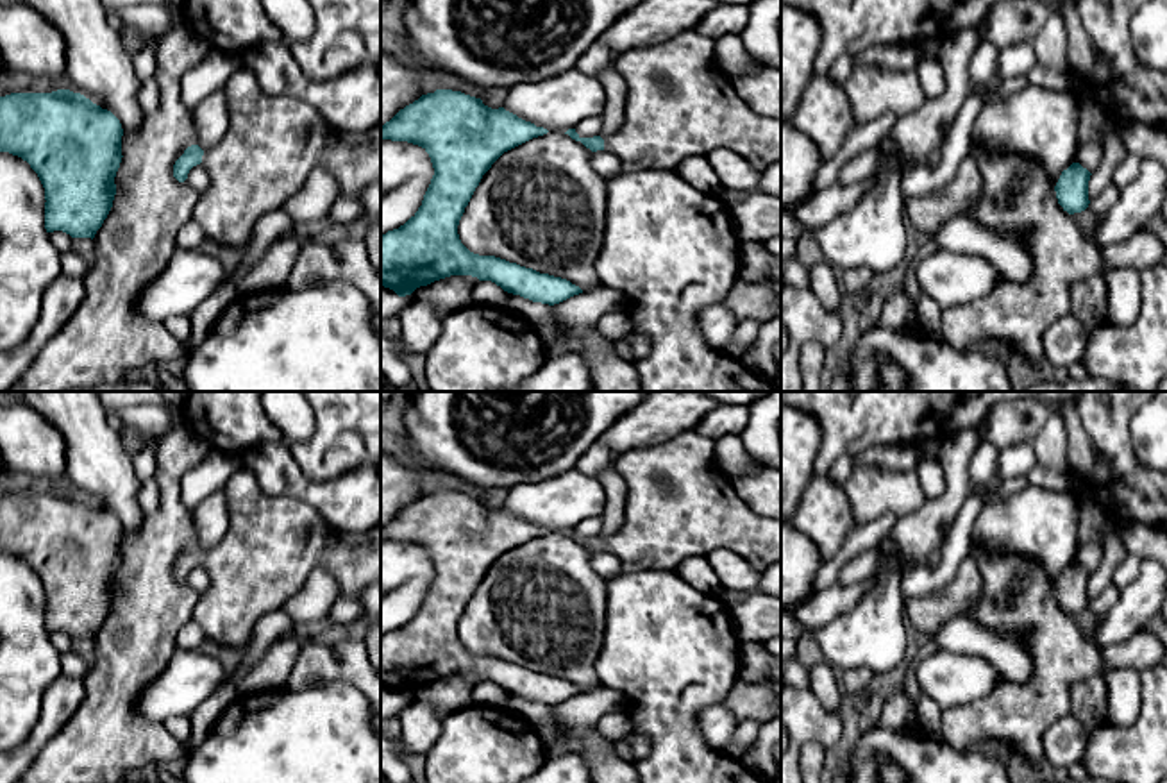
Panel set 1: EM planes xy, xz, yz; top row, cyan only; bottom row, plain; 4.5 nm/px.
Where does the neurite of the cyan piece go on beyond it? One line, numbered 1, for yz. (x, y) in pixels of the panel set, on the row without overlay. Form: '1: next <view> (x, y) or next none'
1: next none

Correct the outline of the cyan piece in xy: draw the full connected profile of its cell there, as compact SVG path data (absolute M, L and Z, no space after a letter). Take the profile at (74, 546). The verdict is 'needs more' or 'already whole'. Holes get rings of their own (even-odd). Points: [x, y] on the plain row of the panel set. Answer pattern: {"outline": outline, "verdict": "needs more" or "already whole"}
{"outline": "M80 493L0 497L0 552L21 558L45 588L45 629L95 638L116 595L120 520Z", "verdict": "already whole"}

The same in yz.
{"outline": "M1072 563L1067 570L1062 572L1054 592L1058 604L1069 615L1081 613L1088 608L1088 581L1090 572L1079 563Z", "verdict": "already whole"}

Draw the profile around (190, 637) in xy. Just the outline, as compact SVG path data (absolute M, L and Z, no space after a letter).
M193 619L177 631L179 649L198 651L206 640L204 629Z

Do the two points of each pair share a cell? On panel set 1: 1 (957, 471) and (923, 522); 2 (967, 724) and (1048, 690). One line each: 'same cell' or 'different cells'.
1: same cell
2: same cell

